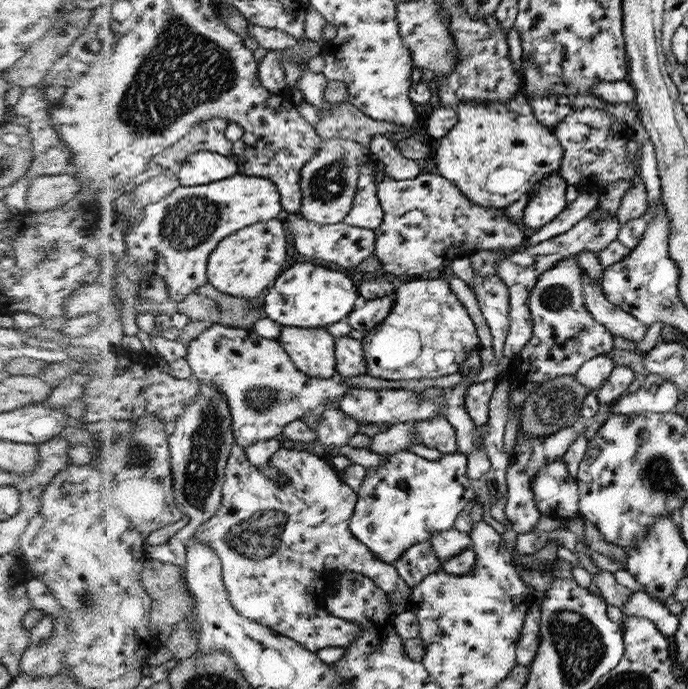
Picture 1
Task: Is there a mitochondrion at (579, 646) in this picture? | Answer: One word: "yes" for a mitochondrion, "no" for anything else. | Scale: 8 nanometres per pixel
yes

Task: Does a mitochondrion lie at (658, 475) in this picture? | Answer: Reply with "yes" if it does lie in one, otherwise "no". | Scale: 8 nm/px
yes

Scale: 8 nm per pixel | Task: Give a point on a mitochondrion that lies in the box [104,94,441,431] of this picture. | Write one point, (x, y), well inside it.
(191, 221)

